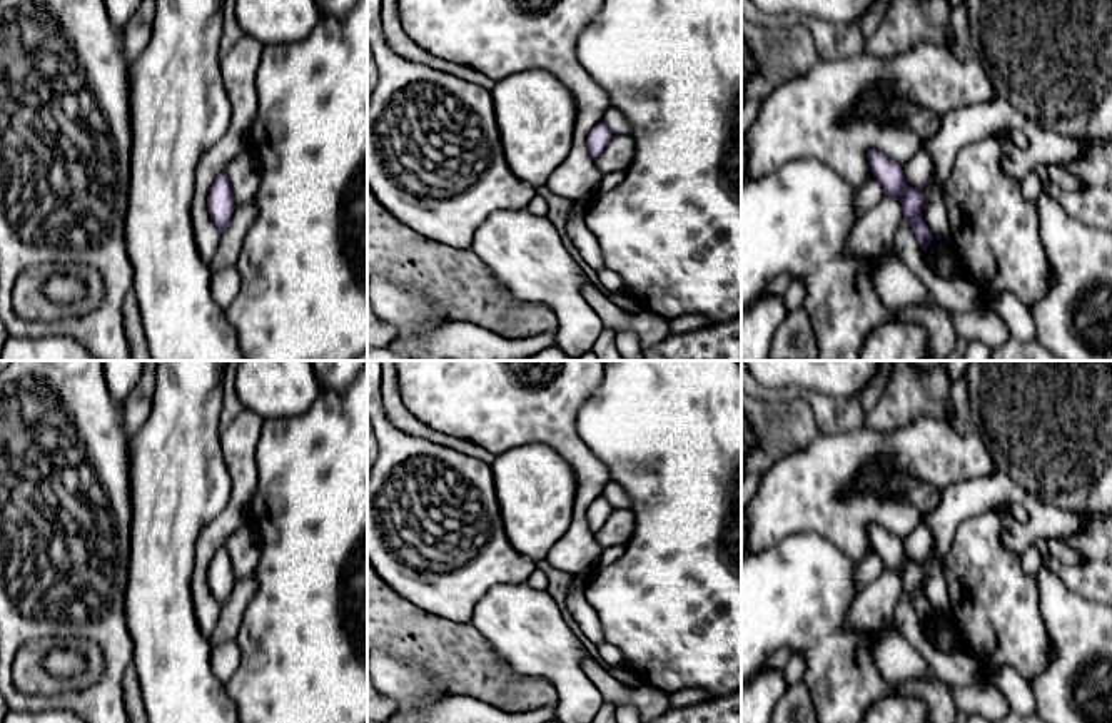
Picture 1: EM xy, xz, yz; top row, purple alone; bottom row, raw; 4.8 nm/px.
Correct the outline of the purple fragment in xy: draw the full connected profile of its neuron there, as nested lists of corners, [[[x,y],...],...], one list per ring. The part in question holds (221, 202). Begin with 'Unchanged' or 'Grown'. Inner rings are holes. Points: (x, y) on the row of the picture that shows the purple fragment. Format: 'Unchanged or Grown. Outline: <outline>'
Unchanged. Outline: [[[224,172],[217,175],[215,182],[210,187],[207,207],[217,229],[220,230],[220,234],[224,234],[235,209],[230,182]]]

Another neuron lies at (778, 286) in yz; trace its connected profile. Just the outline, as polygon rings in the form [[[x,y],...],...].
[[[780,274],[778,277],[775,277],[773,281],[770,281],[761,291],[760,294],[778,294],[783,296],[786,292],[786,289],[791,284],[791,276],[788,274]]]

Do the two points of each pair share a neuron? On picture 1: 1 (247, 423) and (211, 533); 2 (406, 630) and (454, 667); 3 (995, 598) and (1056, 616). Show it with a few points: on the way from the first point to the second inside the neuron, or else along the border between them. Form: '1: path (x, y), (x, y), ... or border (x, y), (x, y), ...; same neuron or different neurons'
1: path (242, 451), (242, 493), (237, 508); same neuron
2: path (418, 637), (428, 640), (443, 655); same neuron
3: border (1034, 575), (1039, 585), (1041, 618), (1052, 652); different neurons

